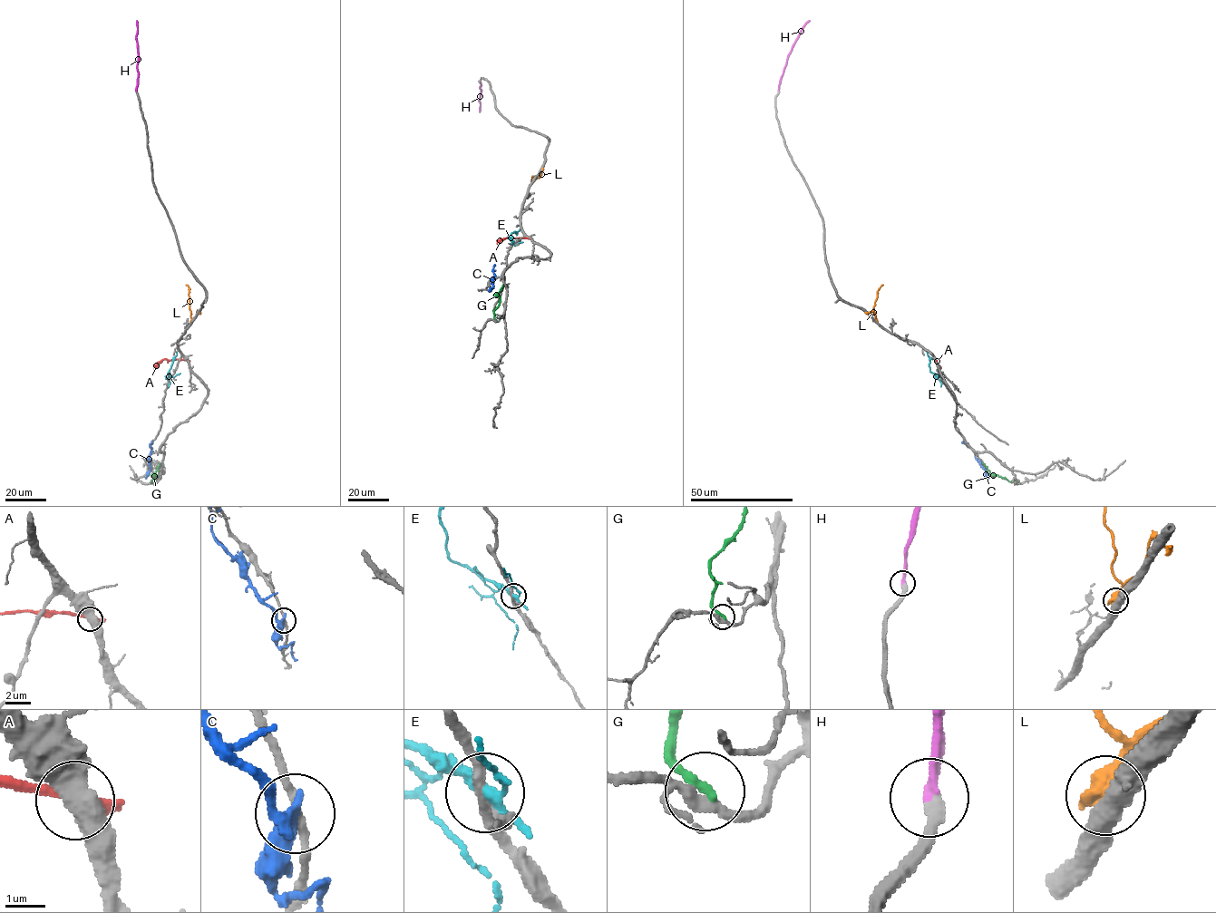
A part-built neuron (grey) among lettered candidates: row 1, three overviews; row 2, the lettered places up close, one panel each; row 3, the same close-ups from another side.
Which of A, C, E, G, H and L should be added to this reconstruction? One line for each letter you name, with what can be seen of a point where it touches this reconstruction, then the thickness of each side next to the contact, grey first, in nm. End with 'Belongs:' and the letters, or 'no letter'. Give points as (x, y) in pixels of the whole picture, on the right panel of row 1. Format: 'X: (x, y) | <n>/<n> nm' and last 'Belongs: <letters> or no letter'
H: (778, 91) | 320/300 nm
Belongs: H

